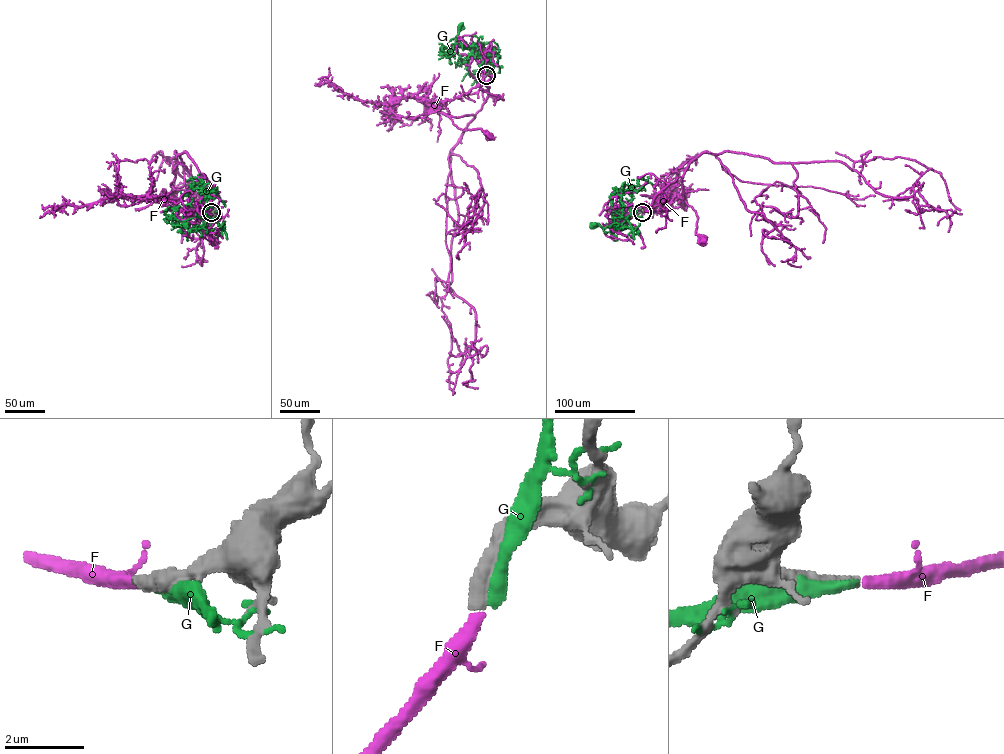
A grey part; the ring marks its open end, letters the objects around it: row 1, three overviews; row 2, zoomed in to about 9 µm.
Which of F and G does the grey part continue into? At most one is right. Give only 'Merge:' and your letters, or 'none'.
Merge: F

